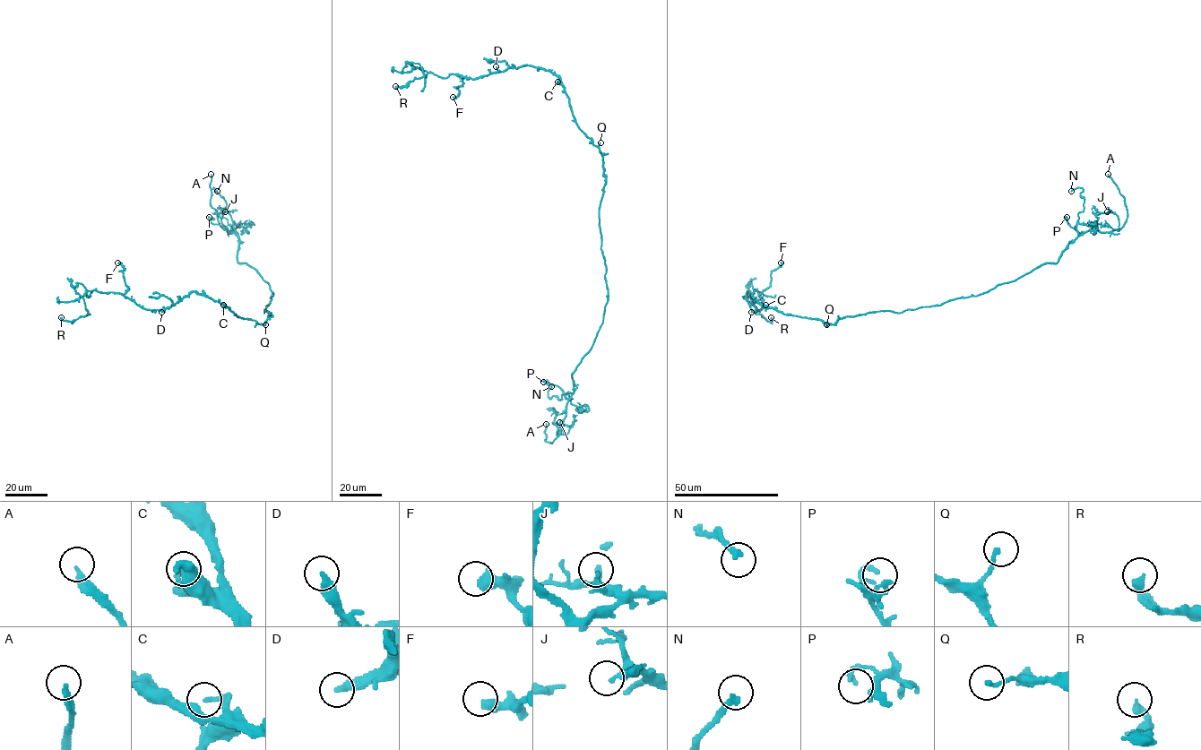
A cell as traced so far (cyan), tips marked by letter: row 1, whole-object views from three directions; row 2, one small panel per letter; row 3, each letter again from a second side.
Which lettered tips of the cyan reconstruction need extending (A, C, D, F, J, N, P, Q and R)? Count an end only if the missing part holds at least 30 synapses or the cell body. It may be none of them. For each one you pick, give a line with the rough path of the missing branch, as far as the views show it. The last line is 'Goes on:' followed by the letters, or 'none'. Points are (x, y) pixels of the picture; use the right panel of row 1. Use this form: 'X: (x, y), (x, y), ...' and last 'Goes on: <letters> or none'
A: (1108, 174), (1093, 165), (1078, 160), (1078, 157)
Goes on: A

